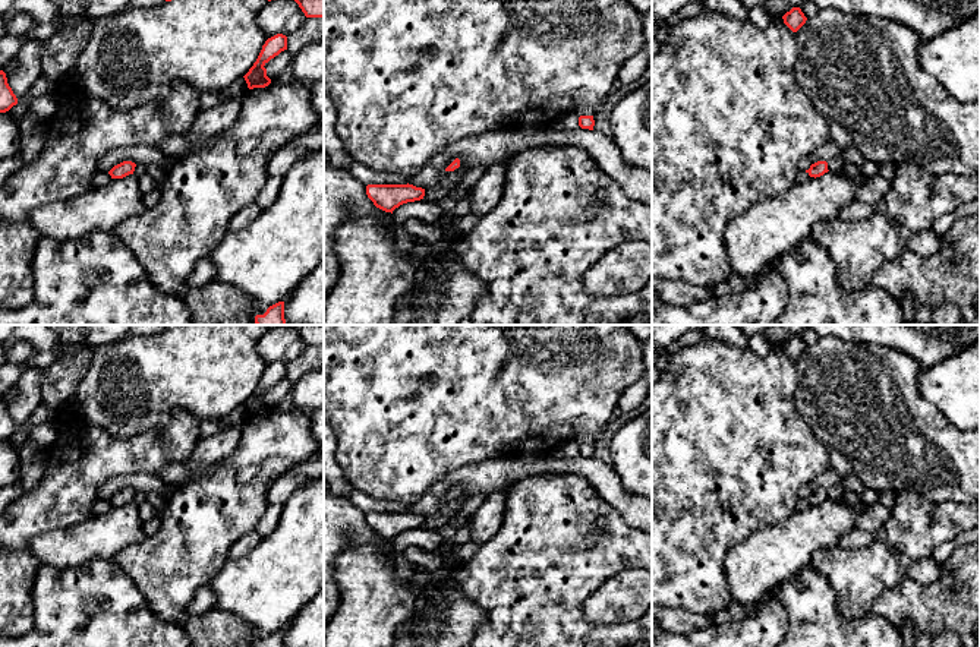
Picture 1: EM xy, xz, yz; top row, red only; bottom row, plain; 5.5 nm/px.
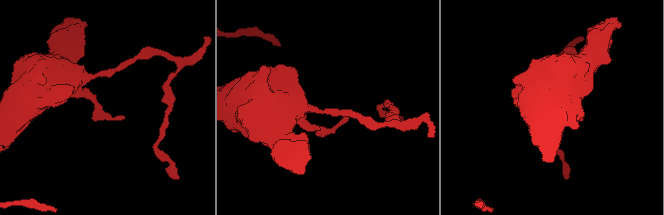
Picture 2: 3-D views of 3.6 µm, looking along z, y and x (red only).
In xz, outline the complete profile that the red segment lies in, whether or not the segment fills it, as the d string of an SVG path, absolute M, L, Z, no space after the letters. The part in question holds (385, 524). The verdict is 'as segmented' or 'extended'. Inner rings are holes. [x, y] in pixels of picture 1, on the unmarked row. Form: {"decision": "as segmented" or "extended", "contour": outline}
{"decision": "as segmented", "contour": "M368 512L366 523L374 533L385 540L391 540L403 531L420 528L425 517L413 512Z"}

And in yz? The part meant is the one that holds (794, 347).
{"decision": "as segmented", "contour": "M792 335L790 340L787 340L784 344L784 351L792 359L797 360L807 348L804 341L800 335Z"}

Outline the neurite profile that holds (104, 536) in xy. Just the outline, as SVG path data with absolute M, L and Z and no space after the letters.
M129 502L81 524L42 533L31 540L29 550L41 564L64 569L95 559L113 562L120 552L145 537L138 505Z

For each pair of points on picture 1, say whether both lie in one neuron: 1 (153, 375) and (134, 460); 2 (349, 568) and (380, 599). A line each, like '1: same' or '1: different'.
1: different
2: same

